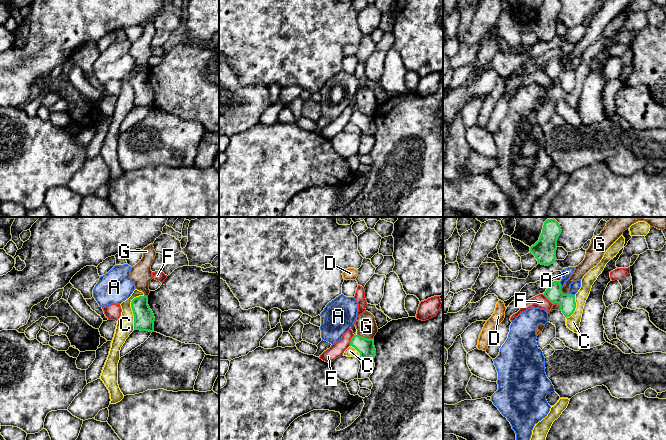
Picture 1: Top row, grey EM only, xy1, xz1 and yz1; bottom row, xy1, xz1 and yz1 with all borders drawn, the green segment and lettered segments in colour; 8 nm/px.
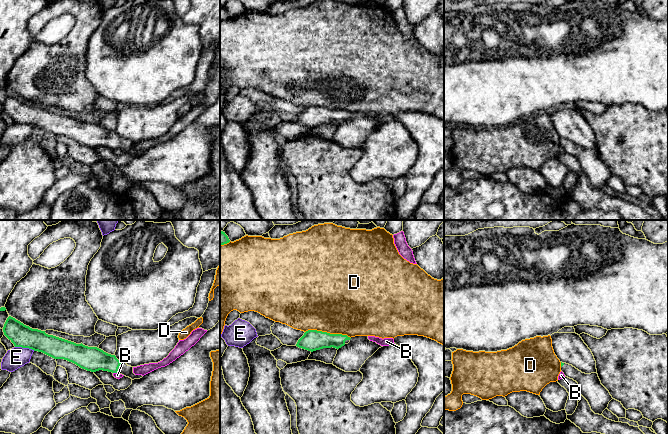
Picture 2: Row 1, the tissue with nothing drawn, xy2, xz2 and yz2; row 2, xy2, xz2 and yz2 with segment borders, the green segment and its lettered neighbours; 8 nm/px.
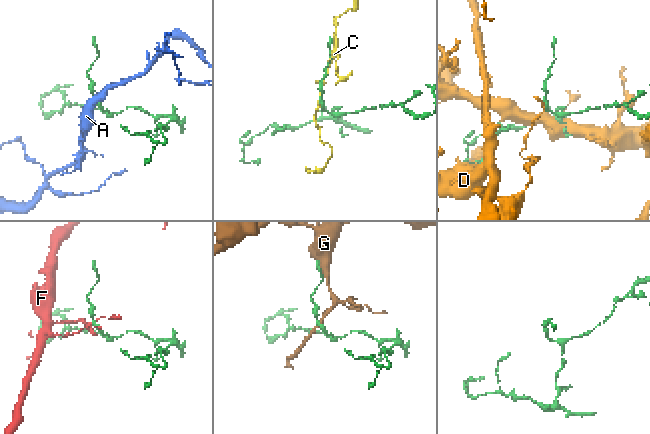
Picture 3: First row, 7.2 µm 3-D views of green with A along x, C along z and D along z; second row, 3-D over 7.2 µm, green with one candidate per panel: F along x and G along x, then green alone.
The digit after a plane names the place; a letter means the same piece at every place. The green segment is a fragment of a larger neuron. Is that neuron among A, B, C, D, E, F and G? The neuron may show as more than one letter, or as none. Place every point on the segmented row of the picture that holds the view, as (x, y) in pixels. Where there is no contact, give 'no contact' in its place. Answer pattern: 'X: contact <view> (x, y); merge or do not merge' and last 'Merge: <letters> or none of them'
A: contact yz1 (560, 284); do not merge
B: contact xy2 (115, 372); do not merge
C: contact xy1 (132, 309); do not merge
D: contact xz2 (328, 333); do not merge
E: contact xy2 (25, 347); do not merge
F: contact xz1 (351, 340); do not merge
G: contact xz1 (365, 338); do not merge
Merge: none of them

